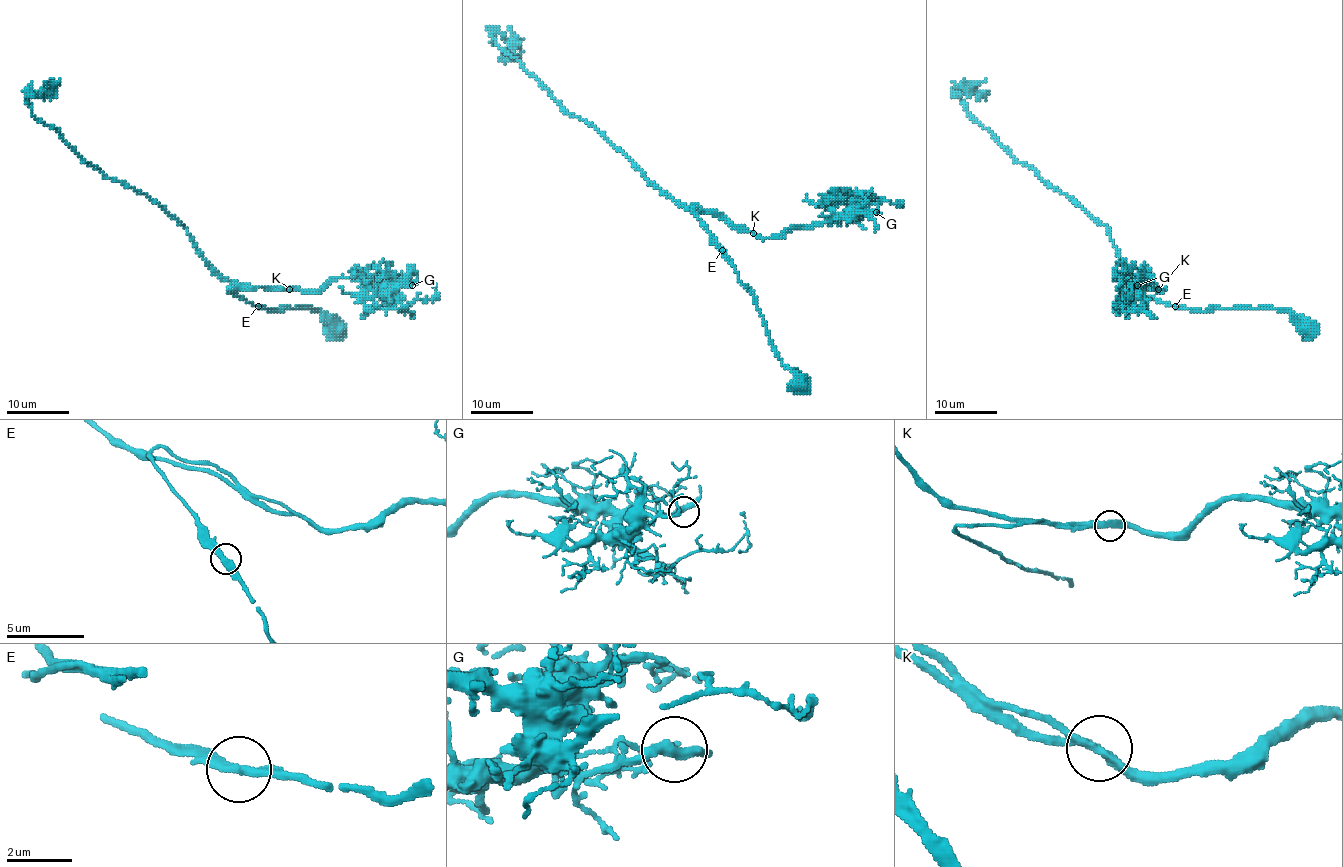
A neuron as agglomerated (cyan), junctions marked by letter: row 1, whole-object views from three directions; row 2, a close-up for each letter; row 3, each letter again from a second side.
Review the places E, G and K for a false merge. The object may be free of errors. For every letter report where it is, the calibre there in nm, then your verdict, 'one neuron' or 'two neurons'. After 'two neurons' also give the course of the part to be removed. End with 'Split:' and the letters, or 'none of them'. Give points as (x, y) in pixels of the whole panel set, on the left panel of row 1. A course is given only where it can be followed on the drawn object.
E: place (258, 306); calibre 300 nm; one neuron
G: place (412, 285); calibre 340 nm; one neuron
K: place (289, 289); calibre 320 nm; one neuron
Split: none of them

